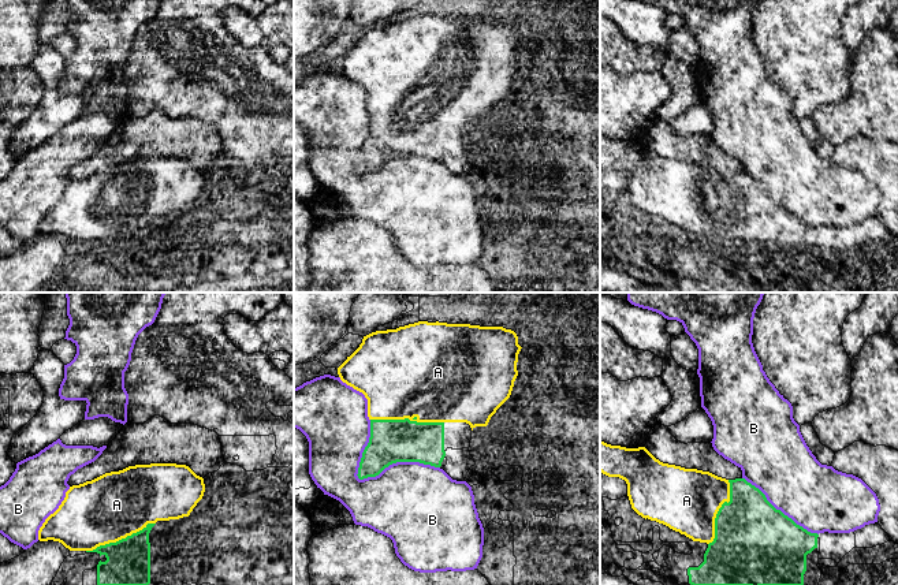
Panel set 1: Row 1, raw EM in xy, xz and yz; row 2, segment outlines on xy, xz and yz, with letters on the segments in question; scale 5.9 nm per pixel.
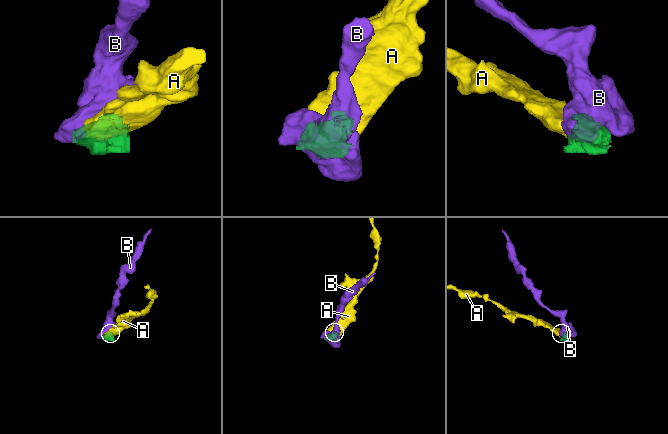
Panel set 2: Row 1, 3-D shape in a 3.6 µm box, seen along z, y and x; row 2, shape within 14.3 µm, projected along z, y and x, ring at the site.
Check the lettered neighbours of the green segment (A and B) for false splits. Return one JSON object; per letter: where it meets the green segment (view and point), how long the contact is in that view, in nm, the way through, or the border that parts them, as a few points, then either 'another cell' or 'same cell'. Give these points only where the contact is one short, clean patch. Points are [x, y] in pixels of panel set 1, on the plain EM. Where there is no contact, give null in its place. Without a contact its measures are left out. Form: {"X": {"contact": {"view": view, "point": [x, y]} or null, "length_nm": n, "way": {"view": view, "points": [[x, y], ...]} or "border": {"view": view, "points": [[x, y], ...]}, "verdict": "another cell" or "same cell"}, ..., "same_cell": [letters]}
{"A": {"contact": {"view": "xz", "point": [407, 112]}, "length_nm": 440, "verdict": "same cell"}, "B": {"contact": {"view": "xz", "point": [371, 170]}, "length_nm": 500, "verdict": "another cell"}, "same_cell": ["A"]}

